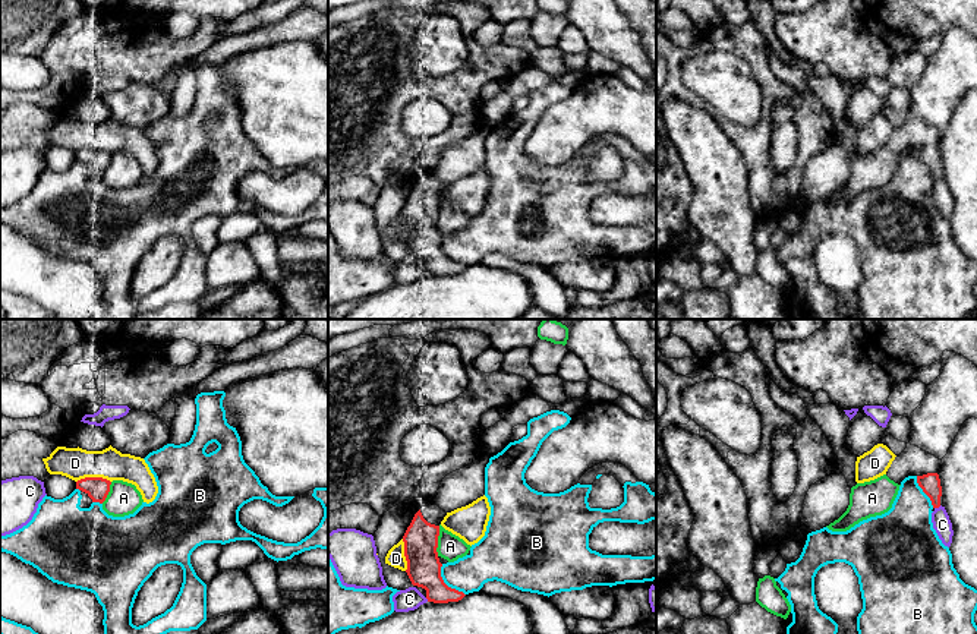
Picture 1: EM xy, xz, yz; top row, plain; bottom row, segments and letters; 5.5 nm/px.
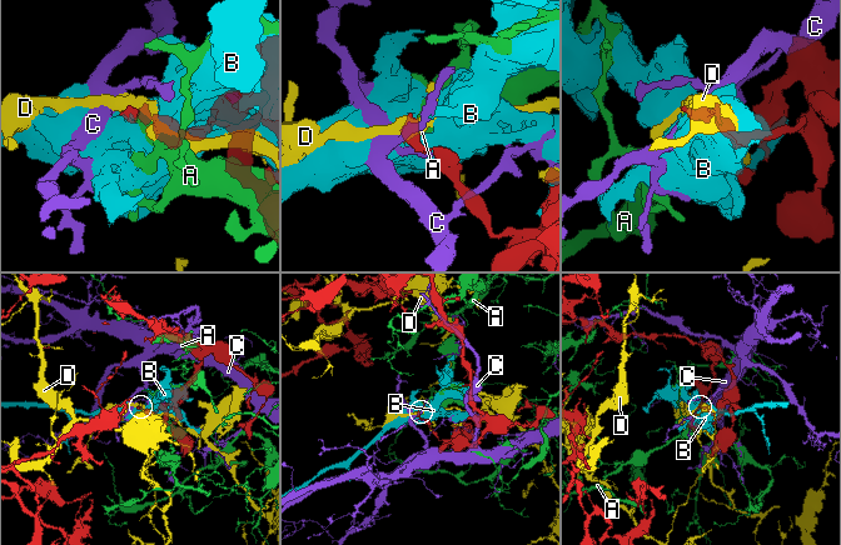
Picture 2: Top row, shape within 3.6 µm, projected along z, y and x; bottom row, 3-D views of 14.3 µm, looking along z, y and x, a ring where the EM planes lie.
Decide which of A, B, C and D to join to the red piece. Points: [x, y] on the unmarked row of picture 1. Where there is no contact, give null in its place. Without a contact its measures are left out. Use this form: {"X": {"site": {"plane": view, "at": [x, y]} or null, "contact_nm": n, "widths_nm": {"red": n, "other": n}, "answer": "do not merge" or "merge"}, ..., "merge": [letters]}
{"A": {"site": {"plane": "xz", "at": [437, 213]}, "contact_nm": 170, "widths_nm": {"red": 190, "other": 140}, "answer": "do not merge"}, "B": {"site": {"plane": "xz", "at": [444, 255]}, "contact_nm": 220, "widths_nm": {"red": 190, "other": 200}, "answer": "do not merge"}, "C": {"site": {"plane": "yz", "at": [938, 179]}, "contact_nm": 40, "widths_nm": {"red": 110, "other": 100}, "answer": "do not merge"}, "D": {"site": {"plane": "xy", "at": [93, 150]}, "contact_nm": 190, "widths_nm": {"red": 130, "other": 180}, "answer": "do not merge"}, "merge": []}

